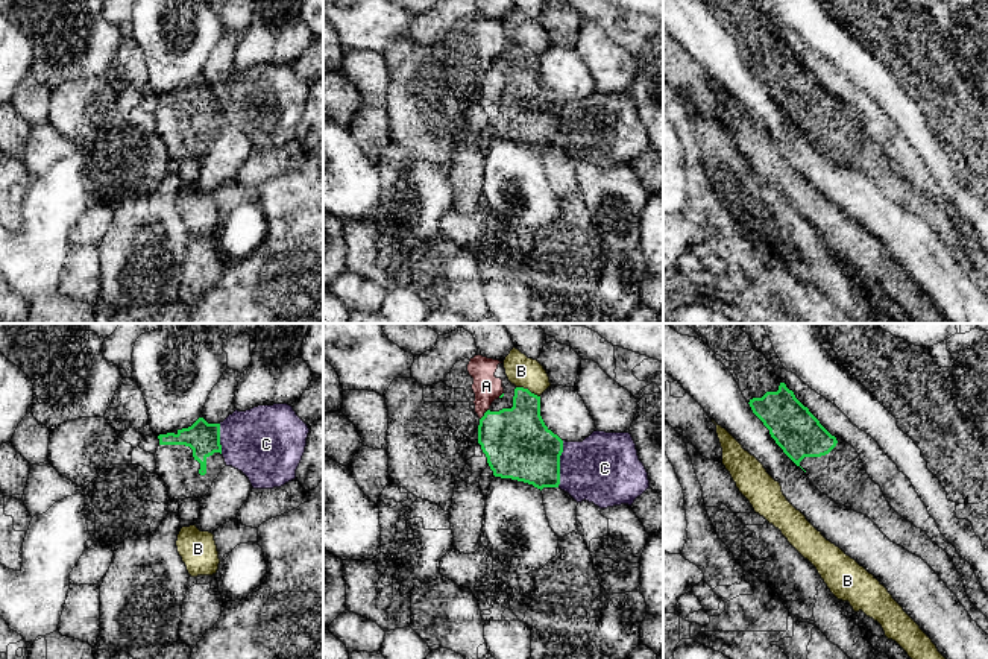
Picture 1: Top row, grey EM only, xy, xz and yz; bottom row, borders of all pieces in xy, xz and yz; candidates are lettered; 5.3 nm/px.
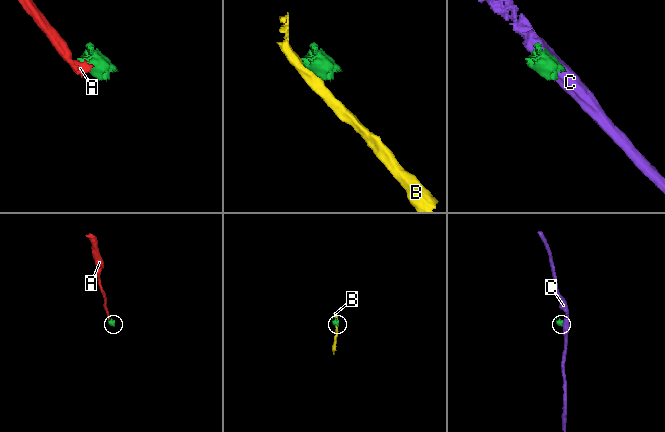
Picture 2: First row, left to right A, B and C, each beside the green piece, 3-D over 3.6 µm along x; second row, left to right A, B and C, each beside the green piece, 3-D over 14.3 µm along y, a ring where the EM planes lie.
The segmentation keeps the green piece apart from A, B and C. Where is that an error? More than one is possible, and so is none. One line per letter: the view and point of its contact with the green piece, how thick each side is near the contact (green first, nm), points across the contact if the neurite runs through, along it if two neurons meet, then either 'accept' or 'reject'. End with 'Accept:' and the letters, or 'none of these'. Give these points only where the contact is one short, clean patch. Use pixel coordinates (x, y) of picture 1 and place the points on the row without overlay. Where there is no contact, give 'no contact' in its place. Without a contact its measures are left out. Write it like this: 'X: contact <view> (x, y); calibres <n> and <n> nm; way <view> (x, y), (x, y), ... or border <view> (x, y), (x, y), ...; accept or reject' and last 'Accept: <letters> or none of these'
A: contact xz (484, 75); calibres 360 and 150 nm; border xz (487, 69), (480, 79); reject
B: contact xz (527, 49); calibres 300 and 160 nm; border xz (516, 46), (527, 47), (539, 56); reject
C: contact xz (559, 123); calibres 360 and 380 nm; reject
Accept: none of these

